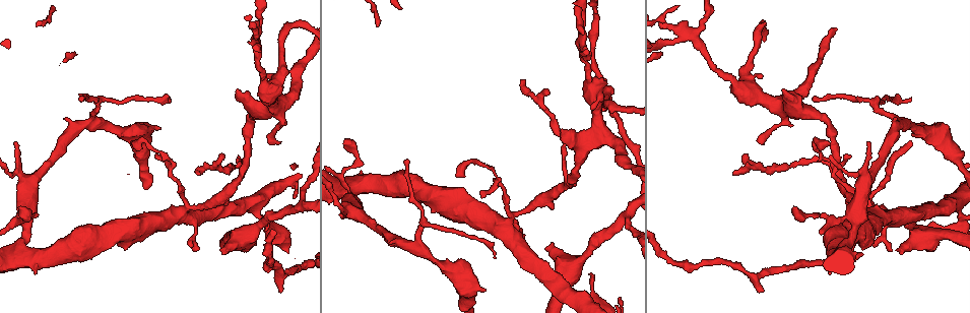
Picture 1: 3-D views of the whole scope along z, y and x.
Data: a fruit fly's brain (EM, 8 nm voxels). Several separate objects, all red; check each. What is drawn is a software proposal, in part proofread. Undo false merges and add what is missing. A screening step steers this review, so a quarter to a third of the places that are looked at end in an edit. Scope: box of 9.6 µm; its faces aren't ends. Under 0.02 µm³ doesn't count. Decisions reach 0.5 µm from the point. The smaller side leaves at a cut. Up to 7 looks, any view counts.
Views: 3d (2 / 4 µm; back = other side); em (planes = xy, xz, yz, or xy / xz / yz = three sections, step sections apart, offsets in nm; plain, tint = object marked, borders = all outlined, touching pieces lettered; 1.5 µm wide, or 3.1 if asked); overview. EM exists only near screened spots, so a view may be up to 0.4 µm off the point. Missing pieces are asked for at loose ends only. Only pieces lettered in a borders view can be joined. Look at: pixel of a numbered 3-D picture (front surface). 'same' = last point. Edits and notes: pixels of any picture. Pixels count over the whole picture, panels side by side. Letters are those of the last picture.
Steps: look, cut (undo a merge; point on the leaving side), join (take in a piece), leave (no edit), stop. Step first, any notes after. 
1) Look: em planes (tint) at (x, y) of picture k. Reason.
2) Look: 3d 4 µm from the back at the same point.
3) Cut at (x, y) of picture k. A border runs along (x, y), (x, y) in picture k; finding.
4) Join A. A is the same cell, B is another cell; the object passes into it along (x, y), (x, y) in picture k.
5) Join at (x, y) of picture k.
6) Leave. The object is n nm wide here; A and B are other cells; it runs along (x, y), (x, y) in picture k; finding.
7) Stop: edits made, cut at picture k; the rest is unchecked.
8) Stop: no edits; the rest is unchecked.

Look: 3d 4 µm at (762, 142) of picture 1. Tapers out.

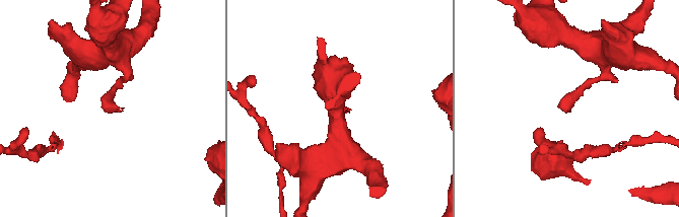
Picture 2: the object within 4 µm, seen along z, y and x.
Look: em xy step 8 (borders) at (568, 111) of picture 2. Shape alone is not enough.

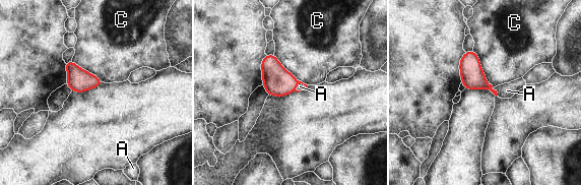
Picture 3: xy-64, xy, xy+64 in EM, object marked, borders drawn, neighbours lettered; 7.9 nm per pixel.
Look: em planes (borders) at the same point.

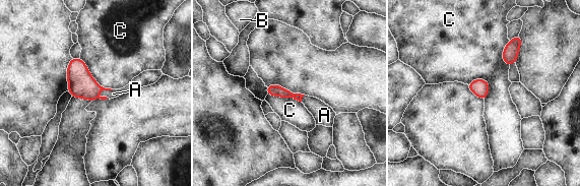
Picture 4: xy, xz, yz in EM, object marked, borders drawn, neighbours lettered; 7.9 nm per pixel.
Join A. A is the same cell, B and C are other cells; the object passes into it along (81, 84), (104, 89), (113, 94) in picture 4; the neuron continues.

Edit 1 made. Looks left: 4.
Look: overview.

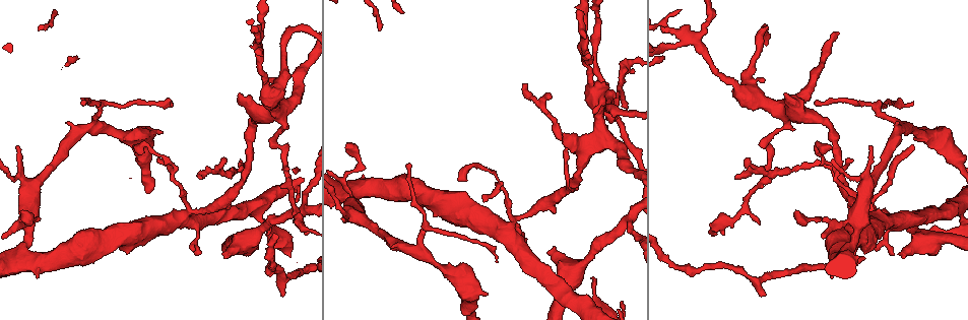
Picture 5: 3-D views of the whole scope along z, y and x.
Look: em xy step 8 (tint) at (904, 256) of picture 5. An open end.

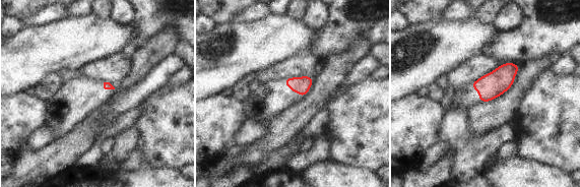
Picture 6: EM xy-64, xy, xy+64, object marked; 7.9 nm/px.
Look: em xy step 8 (borders) at the same point.

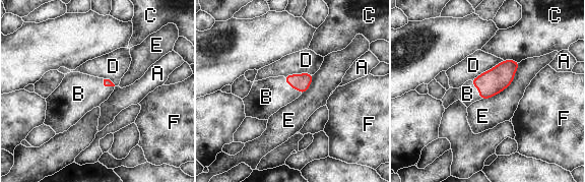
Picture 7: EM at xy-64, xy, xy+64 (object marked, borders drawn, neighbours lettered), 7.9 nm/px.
Join B. The longest contact is with E, 440 nm; B is the same cell, A, C, D, E and F are other cells; the object passes into it along (302, 81), (291, 87), (266, 97) in picture 7; it goes on there.

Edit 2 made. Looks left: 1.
Stop: edits made, join at picture 4, join at picture 7; the rest is unchecked.

